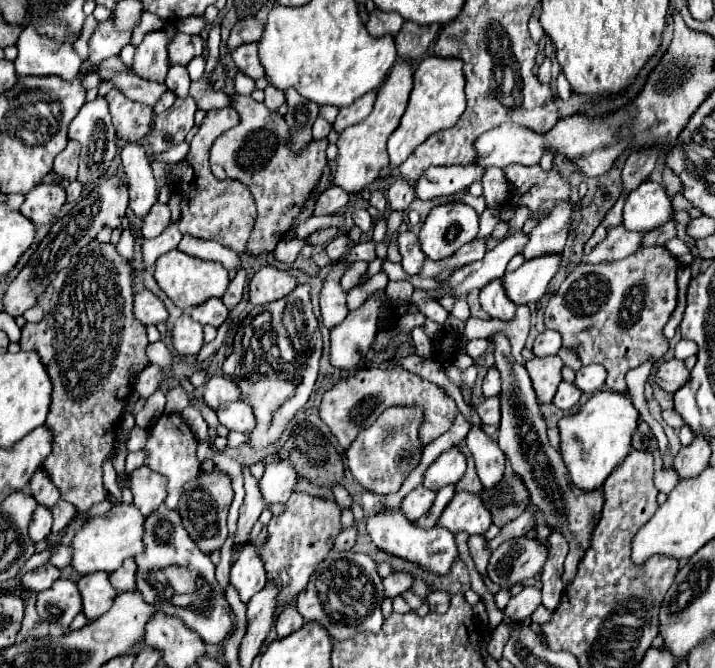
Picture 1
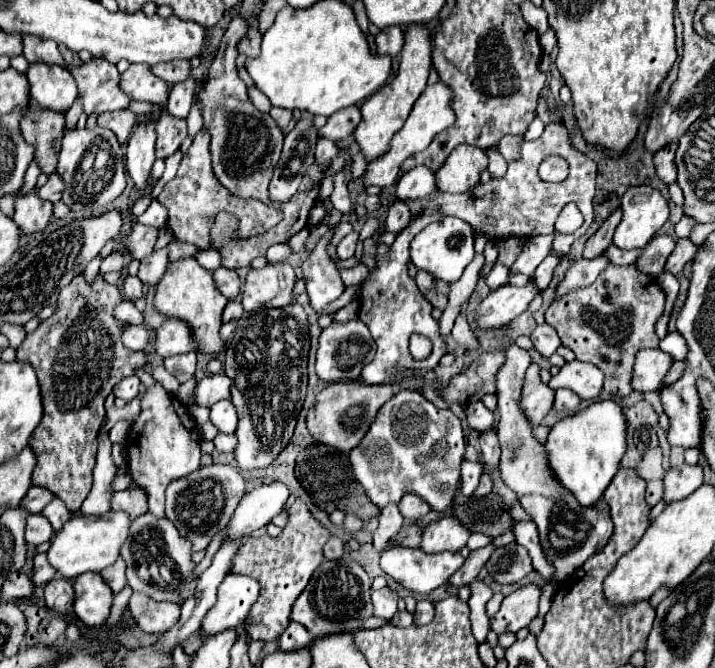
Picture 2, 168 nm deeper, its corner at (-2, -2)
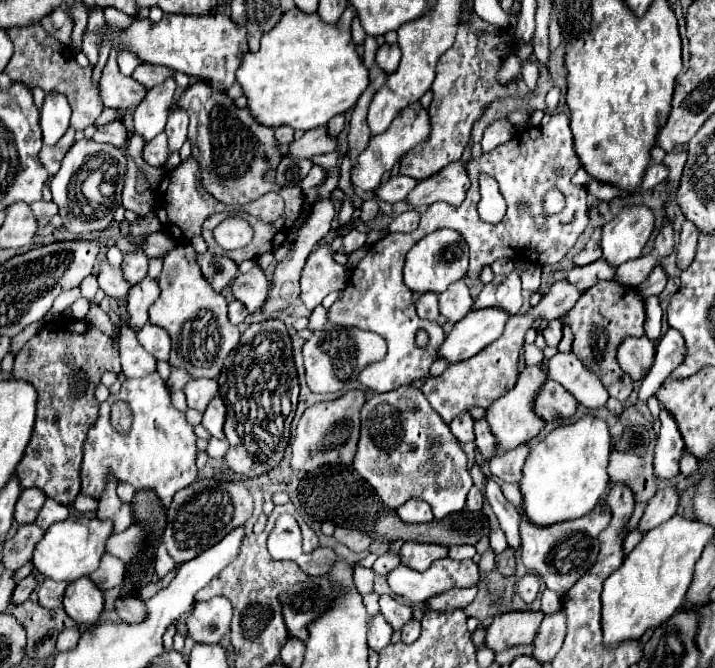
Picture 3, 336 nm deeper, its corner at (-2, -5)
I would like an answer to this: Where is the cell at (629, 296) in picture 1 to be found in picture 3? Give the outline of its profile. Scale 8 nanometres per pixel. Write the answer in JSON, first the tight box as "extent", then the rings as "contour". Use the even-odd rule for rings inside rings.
{"extent":[562,279,646,401],"contour":[[[616,279],[598,281],[594,287],[582,293],[582,301],[574,305],[574,309],[562,319],[564,327],[572,329],[574,345],[572,353],[588,367],[598,373],[610,397],[624,401],[632,393],[634,383],[626,373],[622,373],[618,365],[618,347],[626,337],[642,337],[644,335],[644,319],[646,319],[646,305],[640,297],[636,287],[628,287],[618,283]]]}

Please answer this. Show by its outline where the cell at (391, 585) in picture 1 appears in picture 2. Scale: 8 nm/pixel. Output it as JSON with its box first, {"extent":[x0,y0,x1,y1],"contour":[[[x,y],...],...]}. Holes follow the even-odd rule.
{"extent":[372,588,398,622],"contour":[[[390,588],[376,590],[376,592],[372,592],[372,604],[374,604],[374,616],[390,622],[392,616],[394,616],[394,612],[398,610],[396,608],[398,594],[394,590],[390,590]]]}

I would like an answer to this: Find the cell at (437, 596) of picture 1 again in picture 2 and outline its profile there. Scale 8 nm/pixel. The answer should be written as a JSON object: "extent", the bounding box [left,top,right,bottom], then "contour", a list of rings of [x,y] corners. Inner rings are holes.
{"extent":[414,600,434,626],"contour":[[[420,600],[416,606],[416,614],[414,614],[414,626],[422,626],[432,622],[434,618],[434,604],[428,600]]]}

